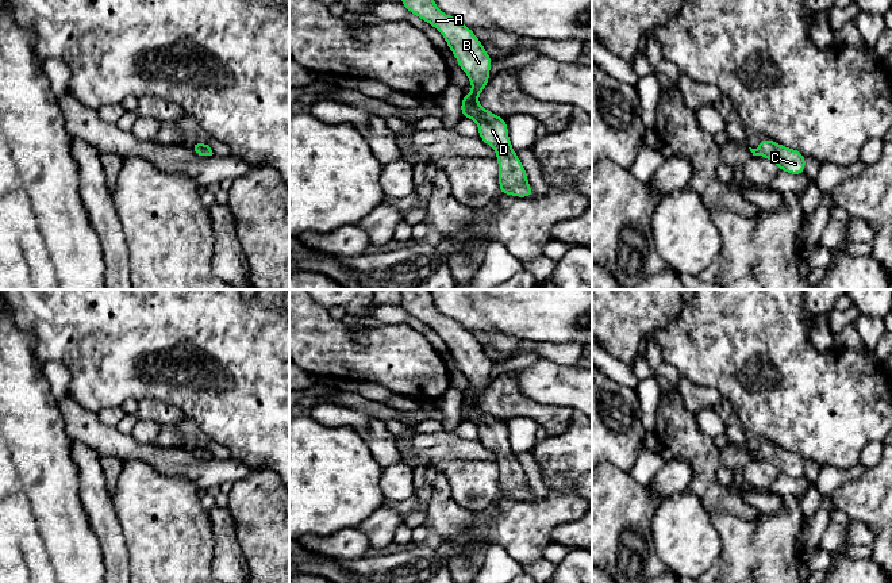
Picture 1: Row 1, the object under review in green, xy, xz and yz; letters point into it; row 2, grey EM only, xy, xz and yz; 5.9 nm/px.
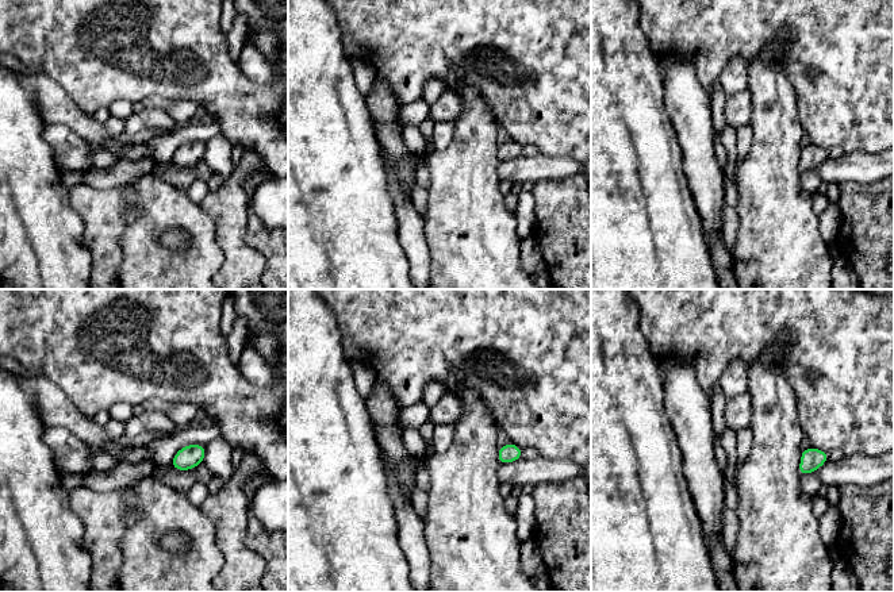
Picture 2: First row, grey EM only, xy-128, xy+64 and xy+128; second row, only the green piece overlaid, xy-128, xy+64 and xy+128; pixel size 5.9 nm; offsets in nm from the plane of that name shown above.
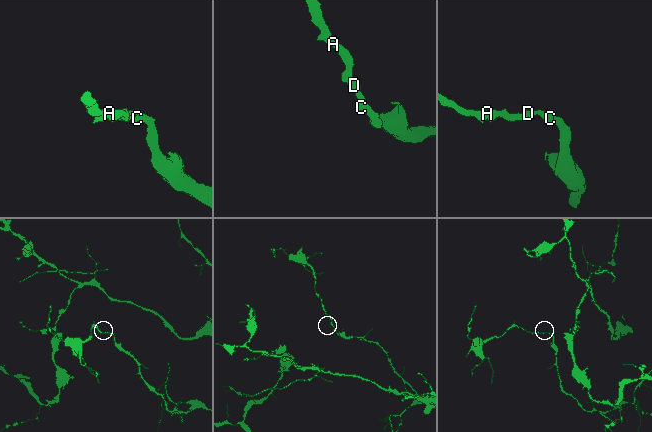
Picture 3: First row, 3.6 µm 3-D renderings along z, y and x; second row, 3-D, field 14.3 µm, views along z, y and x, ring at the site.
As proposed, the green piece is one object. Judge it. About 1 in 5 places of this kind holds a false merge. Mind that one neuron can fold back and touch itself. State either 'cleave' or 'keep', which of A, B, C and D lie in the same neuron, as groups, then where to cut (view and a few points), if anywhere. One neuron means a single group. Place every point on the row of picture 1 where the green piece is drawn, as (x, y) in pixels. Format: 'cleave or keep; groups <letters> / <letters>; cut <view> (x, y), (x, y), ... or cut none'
keep; groups A B C D; cut none

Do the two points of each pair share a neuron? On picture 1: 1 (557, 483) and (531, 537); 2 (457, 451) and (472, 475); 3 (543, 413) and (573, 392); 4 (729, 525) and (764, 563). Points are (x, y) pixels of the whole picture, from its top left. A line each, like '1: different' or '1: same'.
1: different
2: different
3: different
4: same

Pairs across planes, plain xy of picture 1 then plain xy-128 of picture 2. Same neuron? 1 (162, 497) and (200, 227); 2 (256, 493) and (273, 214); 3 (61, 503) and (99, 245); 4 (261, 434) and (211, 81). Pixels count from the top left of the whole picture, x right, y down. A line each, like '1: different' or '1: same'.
1: same
2: different
3: different
4: same

